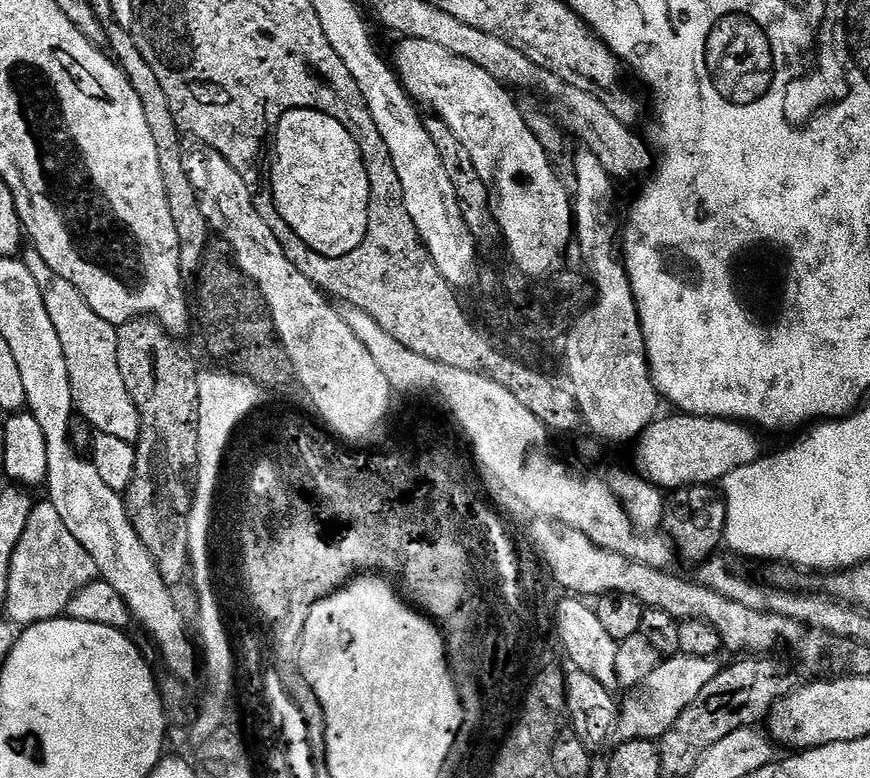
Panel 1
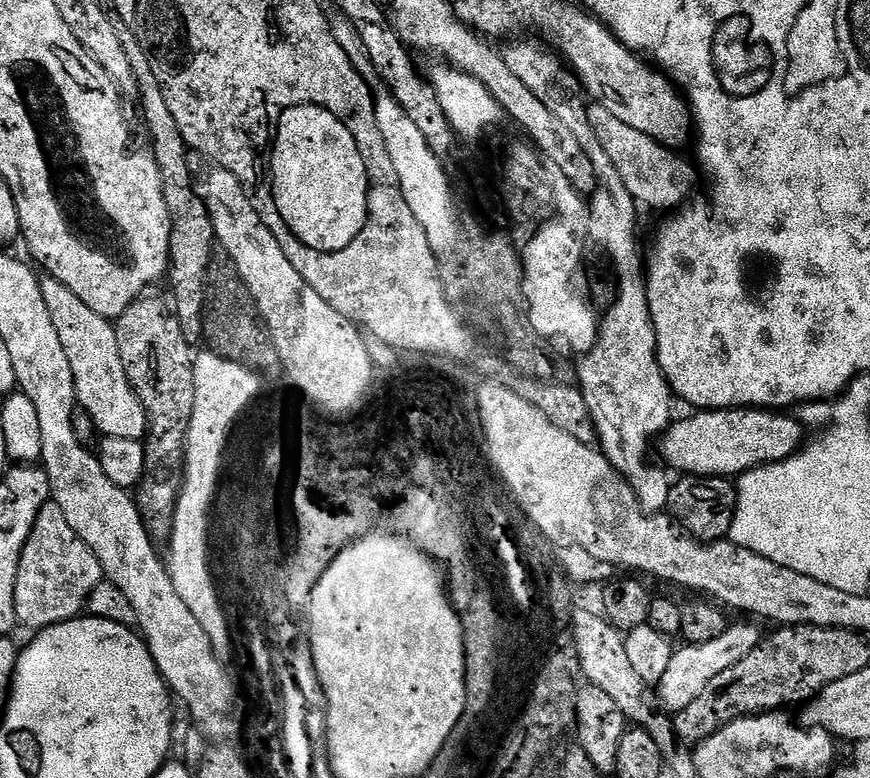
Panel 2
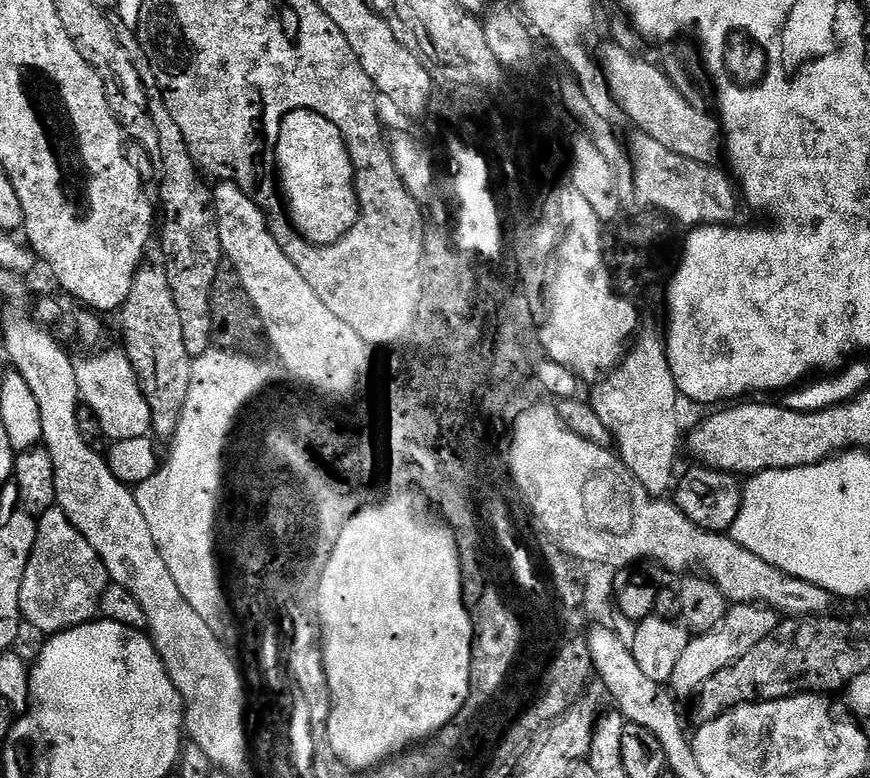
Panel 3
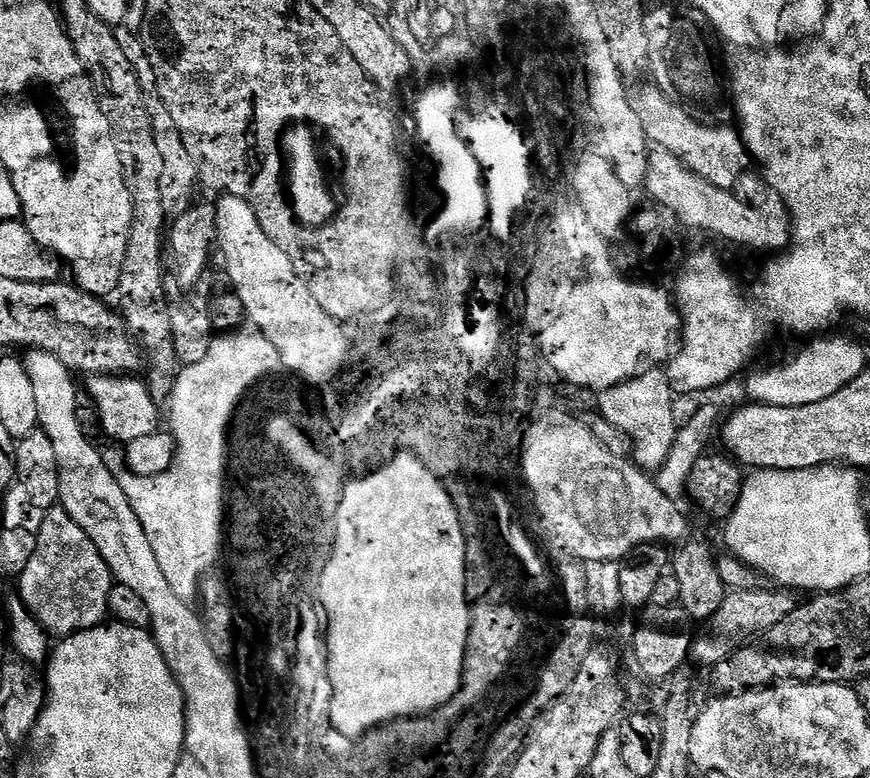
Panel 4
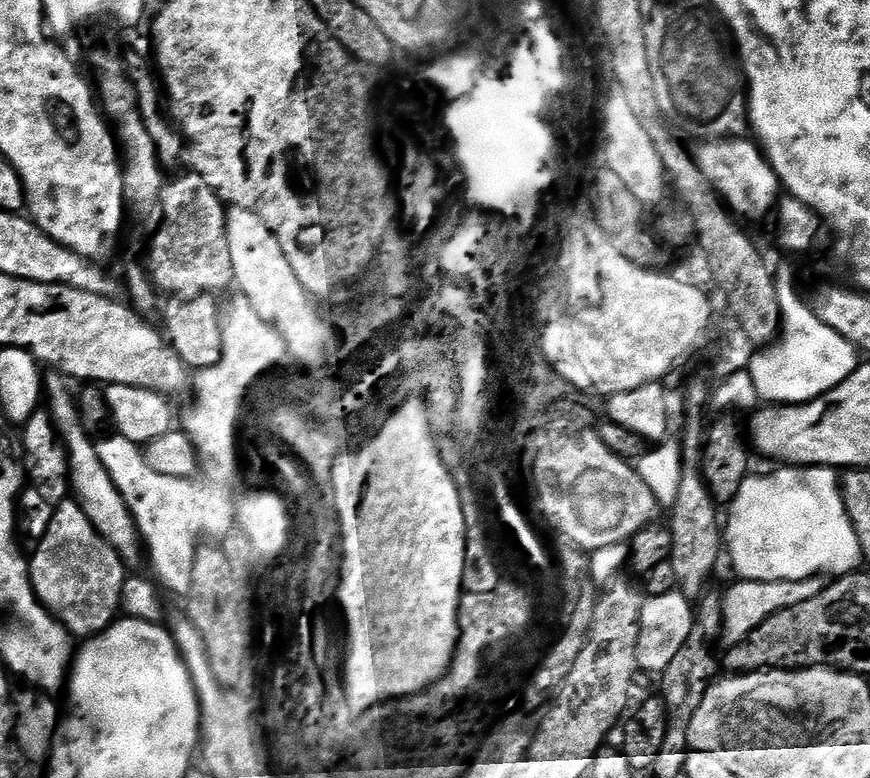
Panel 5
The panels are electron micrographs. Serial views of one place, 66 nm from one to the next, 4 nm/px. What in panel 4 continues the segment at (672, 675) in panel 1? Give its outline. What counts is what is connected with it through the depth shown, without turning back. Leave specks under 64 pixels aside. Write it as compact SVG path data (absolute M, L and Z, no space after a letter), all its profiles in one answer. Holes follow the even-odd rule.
M761 586L745 592L729 591L725 595L722 606L718 606L718 614L714 614L711 618L712 632L706 633L705 636L697 635L693 639L691 659L706 668L713 668L718 662L733 656L739 648L763 637L764 633L769 632L774 626L778 626L778 622L782 622L782 618L786 618L796 609L798 600L792 597L795 595L791 591L772 588Z

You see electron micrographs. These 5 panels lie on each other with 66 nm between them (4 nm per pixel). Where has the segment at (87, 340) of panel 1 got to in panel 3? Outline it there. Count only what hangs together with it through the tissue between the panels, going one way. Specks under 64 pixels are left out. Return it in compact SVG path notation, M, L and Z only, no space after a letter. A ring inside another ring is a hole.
M122 350L84 354L81 360L75 361L76 381L83 403L98 414L100 431L109 441L115 442L126 438L142 438L152 432L152 415L150 406L140 389L138 378L132 369L132 363Z

